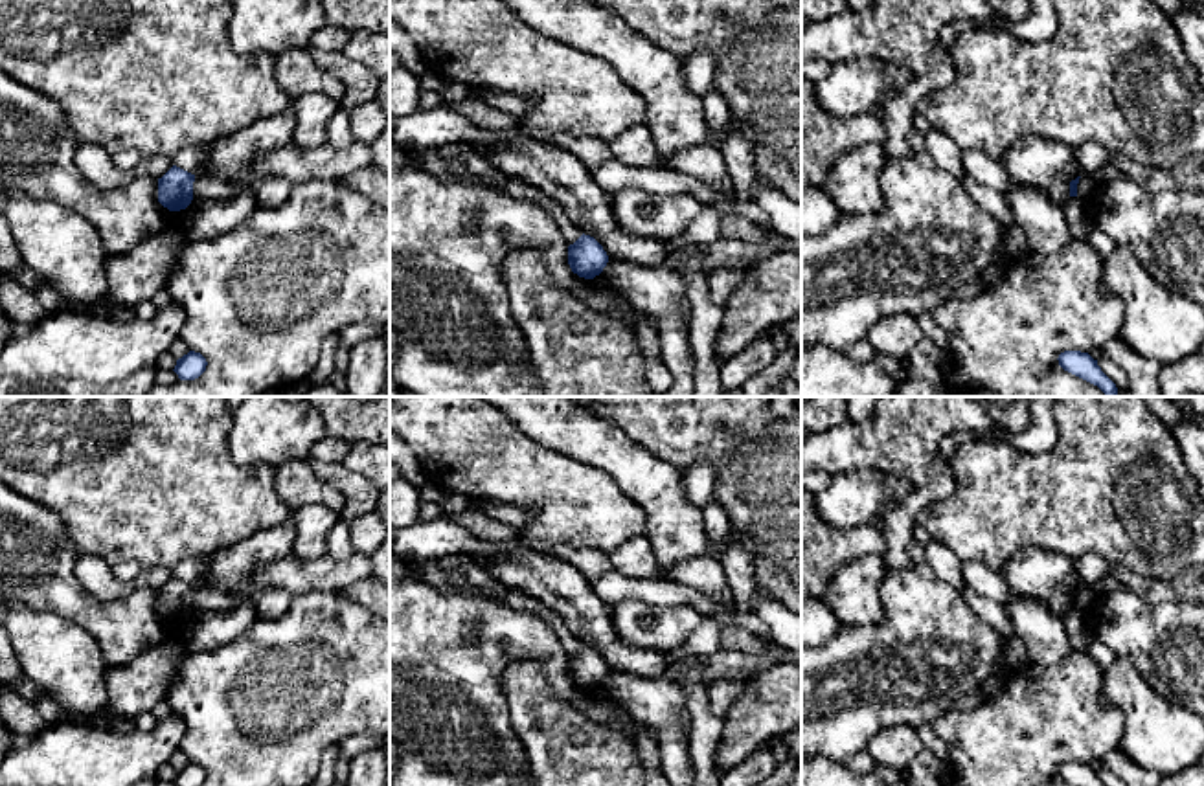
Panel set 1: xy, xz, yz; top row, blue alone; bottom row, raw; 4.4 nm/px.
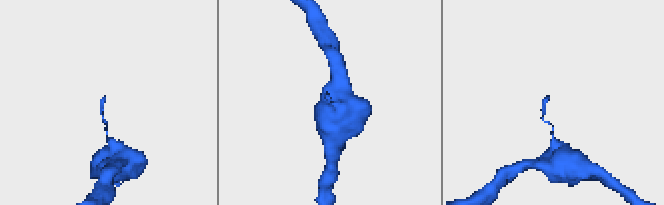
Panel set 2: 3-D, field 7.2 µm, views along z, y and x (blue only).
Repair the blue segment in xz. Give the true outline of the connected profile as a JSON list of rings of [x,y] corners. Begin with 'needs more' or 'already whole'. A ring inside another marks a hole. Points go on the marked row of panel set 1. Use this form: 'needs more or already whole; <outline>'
already whole; [[[581,235],[568,246],[568,264],[574,274],[585,279],[594,279],[603,272],[608,255],[603,246],[590,235]]]

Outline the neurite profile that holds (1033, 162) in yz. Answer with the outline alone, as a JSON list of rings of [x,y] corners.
[[[1040,136],[1011,143],[1000,163],[1011,185],[1039,189],[1061,206],[1070,196],[1070,182],[1081,176],[1075,151]]]

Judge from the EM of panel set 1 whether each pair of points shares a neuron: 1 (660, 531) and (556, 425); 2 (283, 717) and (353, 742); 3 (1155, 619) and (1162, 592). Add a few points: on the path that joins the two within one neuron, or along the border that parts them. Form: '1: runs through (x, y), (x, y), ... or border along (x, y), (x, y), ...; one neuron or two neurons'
1: runs through (655, 498), (602, 445), (589, 439); one neuron
2: border along (370, 733), (352, 733), (337, 744); two neurons
3: border along (1122, 586), (1151, 603), (1184, 603); two neurons

